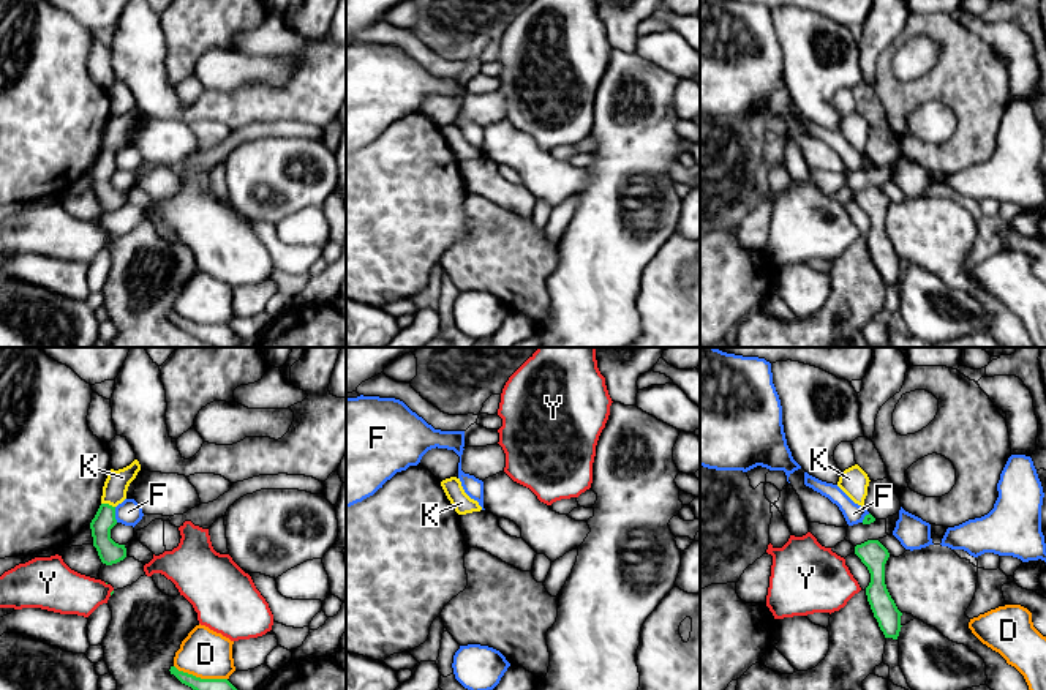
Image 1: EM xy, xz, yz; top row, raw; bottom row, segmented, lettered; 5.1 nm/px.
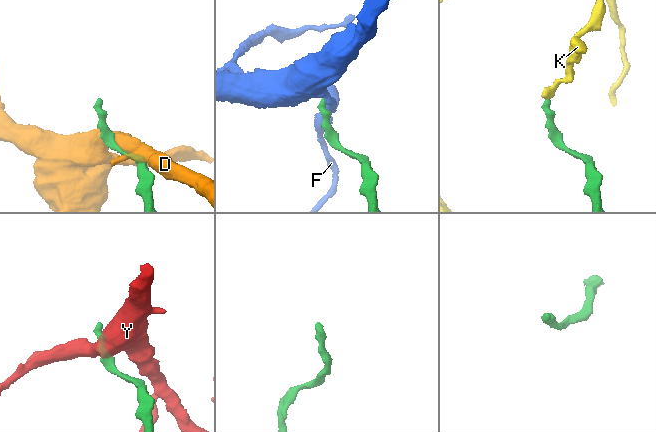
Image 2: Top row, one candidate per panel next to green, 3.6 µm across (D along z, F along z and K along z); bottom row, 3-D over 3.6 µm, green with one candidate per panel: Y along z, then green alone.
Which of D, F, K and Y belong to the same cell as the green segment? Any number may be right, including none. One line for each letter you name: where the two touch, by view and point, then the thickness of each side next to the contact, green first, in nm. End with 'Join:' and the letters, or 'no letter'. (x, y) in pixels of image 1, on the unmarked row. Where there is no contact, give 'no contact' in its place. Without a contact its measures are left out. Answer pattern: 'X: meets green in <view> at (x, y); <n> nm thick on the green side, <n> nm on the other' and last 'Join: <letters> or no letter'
Join: no letter

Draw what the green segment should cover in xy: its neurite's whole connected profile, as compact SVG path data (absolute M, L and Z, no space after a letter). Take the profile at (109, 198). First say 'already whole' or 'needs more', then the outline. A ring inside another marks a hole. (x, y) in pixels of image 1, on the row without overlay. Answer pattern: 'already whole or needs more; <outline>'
already whole; M101 150L90 169L93 193L103 210L112 212L126 204L125 191L119 191L111 185L111 175L117 171L115 153Z

